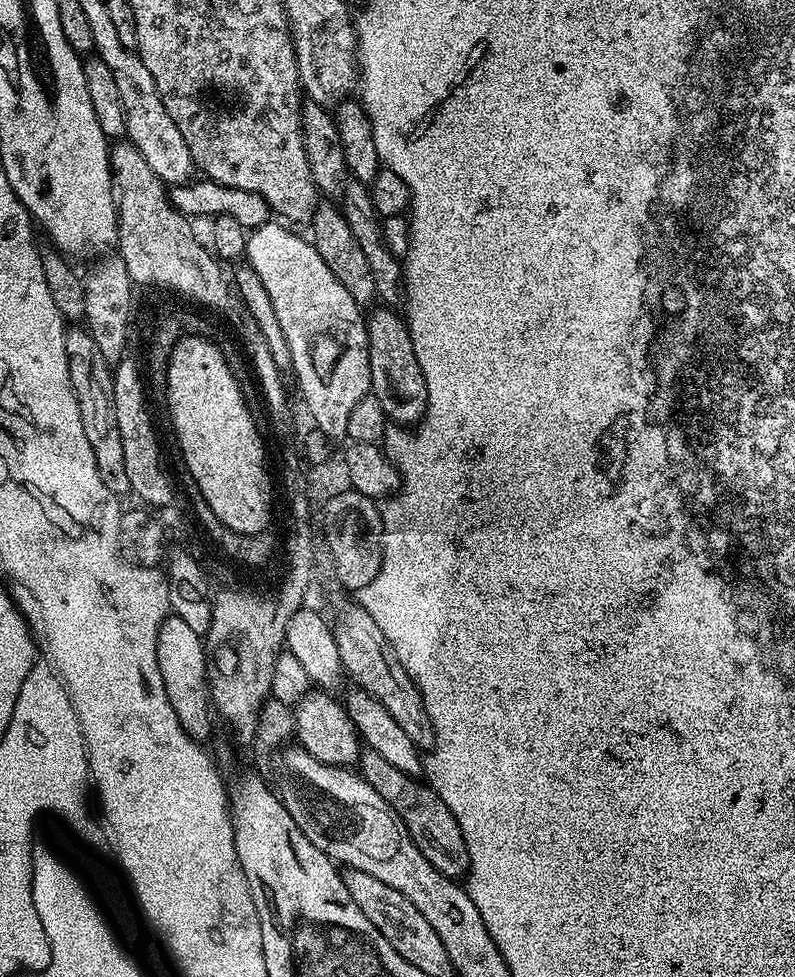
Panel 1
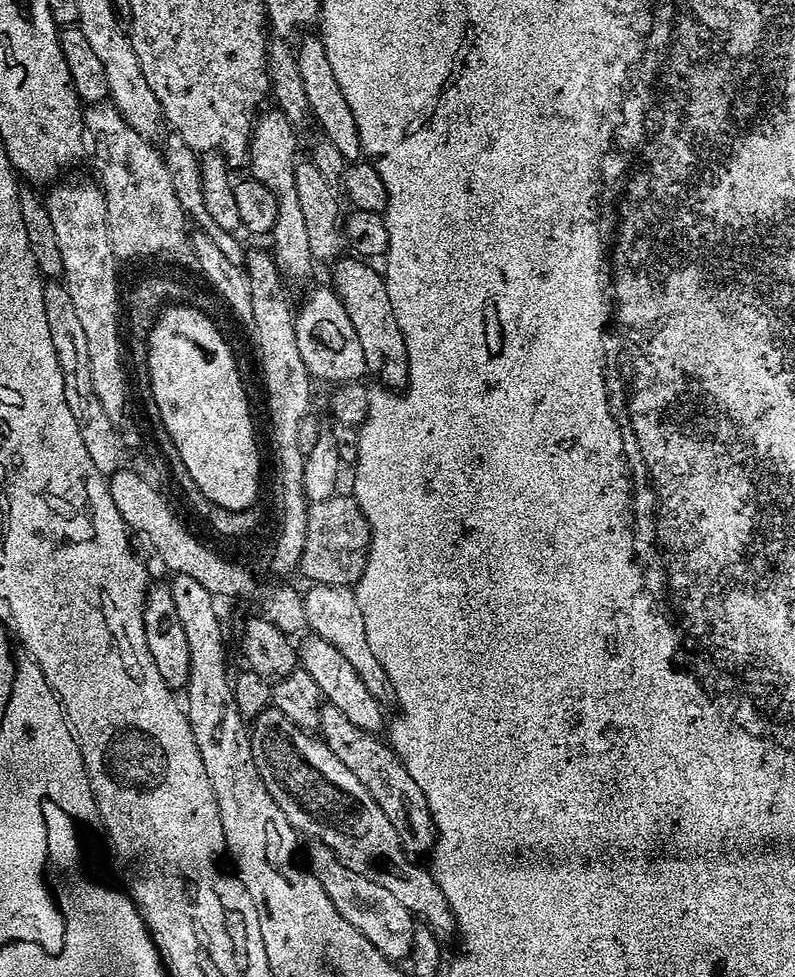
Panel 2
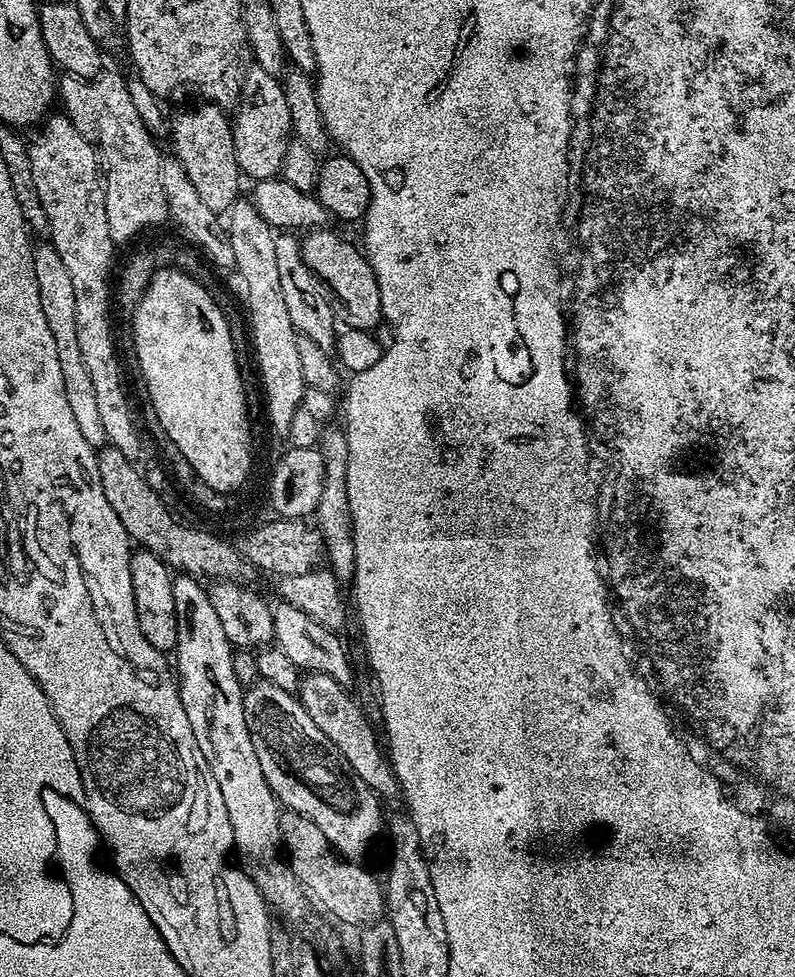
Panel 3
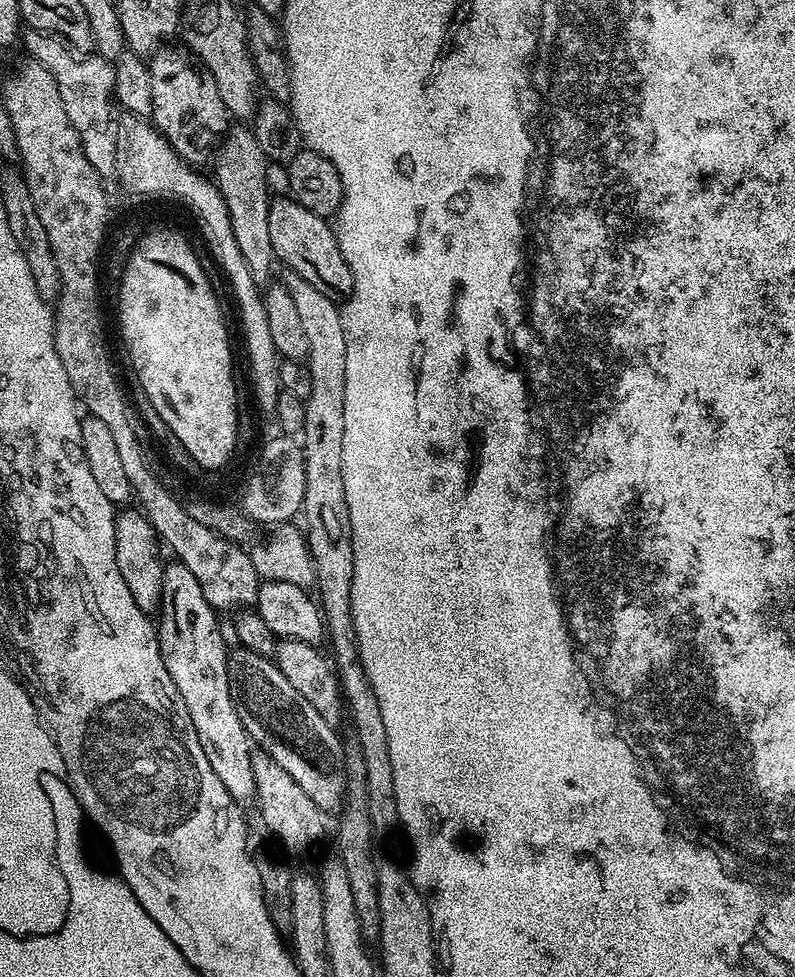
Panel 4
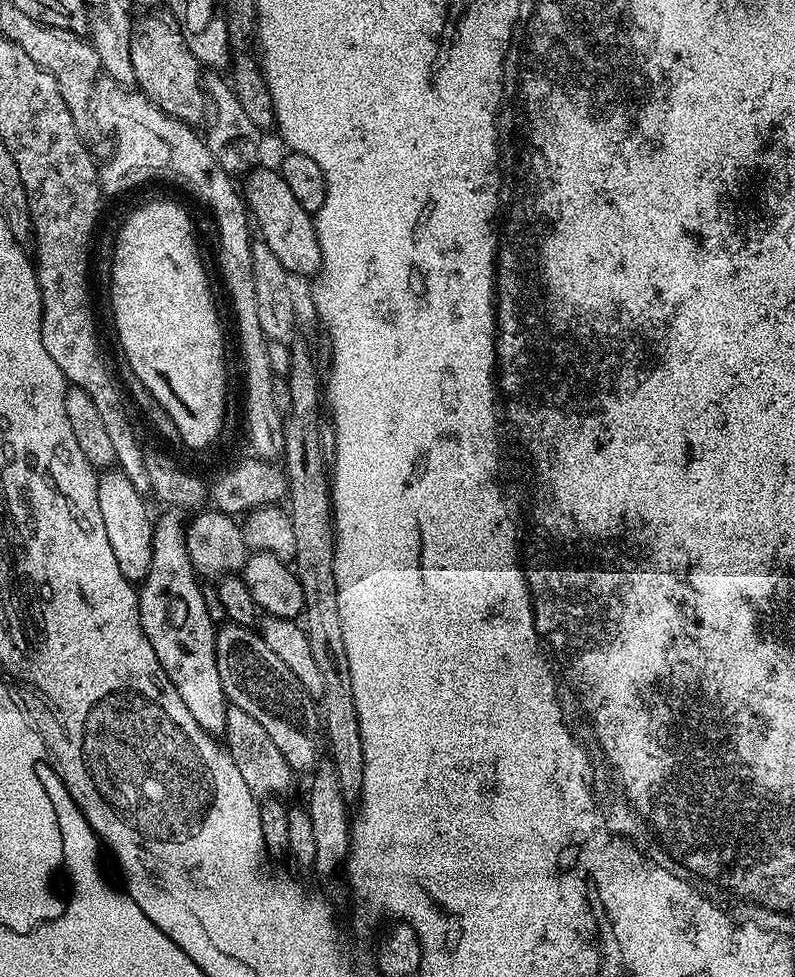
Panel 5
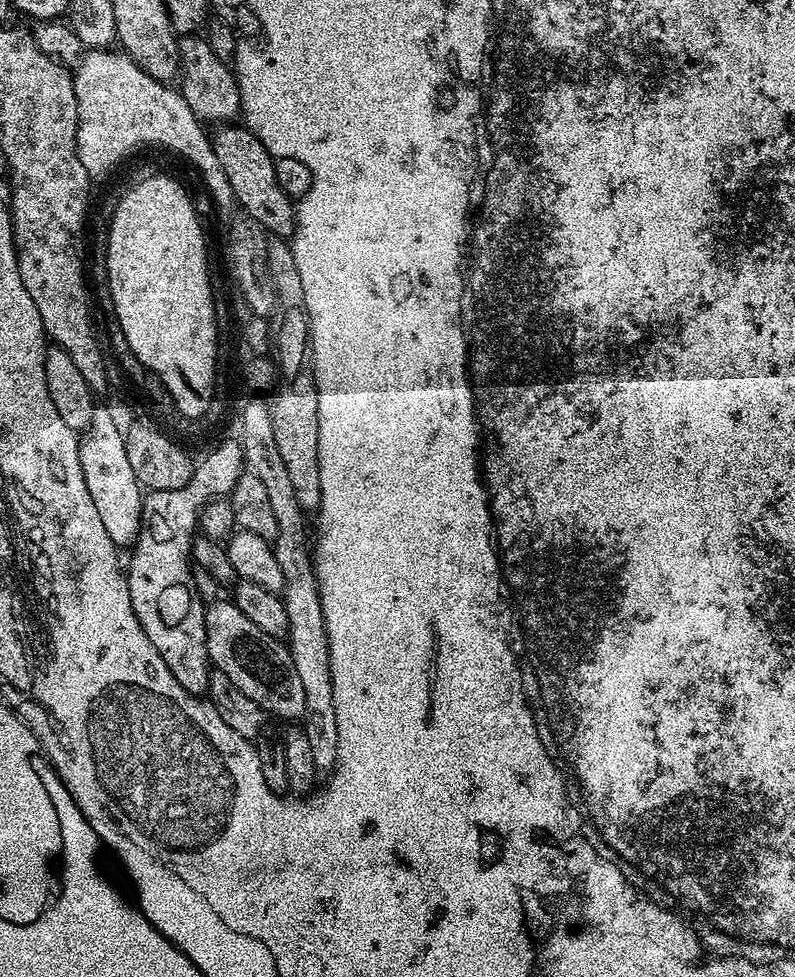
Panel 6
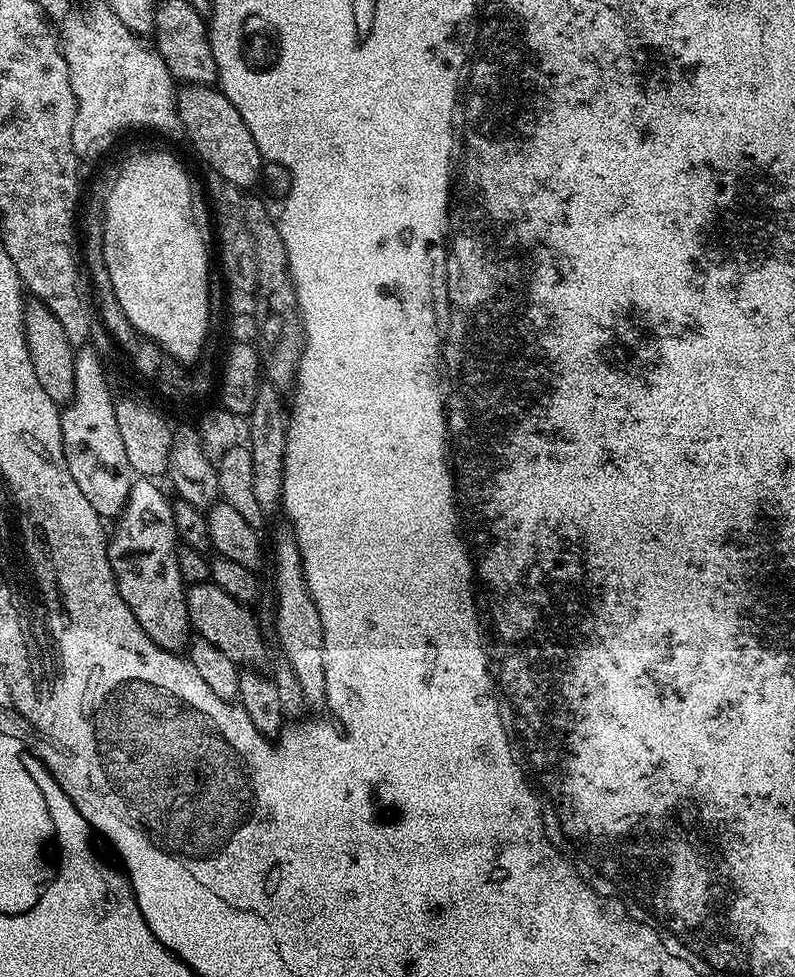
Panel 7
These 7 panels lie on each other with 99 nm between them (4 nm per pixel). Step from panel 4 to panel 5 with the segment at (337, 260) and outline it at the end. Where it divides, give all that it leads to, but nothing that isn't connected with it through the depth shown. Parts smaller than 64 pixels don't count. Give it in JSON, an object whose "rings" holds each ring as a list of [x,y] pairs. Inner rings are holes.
{"rings":[[[253,167],[243,177],[244,184],[242,180],[242,195],[254,221],[255,231],[286,270],[305,278],[315,277],[320,271],[321,250],[318,246],[313,213],[302,210],[301,204],[290,191],[290,186],[282,182],[279,171],[275,167],[260,167]]]}

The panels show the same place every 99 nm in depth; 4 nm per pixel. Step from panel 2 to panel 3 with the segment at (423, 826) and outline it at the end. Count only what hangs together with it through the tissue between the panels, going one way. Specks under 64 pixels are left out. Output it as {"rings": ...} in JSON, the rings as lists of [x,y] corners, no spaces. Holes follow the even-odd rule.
{"rings":[[[304,672],[300,677],[298,699],[300,705],[306,710],[306,714],[310,714],[310,718],[314,718],[314,726],[318,726],[318,730],[322,730],[322,734],[326,734],[326,738],[330,738],[330,742],[334,742],[334,746],[338,746],[342,758],[346,758],[346,762],[354,770],[356,779],[366,782],[366,786],[370,786],[370,790],[381,798],[399,797],[401,795],[400,781],[396,779],[396,770],[392,767],[391,759],[382,747],[381,737],[378,732],[378,737],[376,737],[376,732],[372,729],[375,728],[373,721],[368,719],[359,699],[353,693],[351,696],[348,691],[349,689],[345,685],[334,682],[334,678],[330,678],[330,674]]]}

